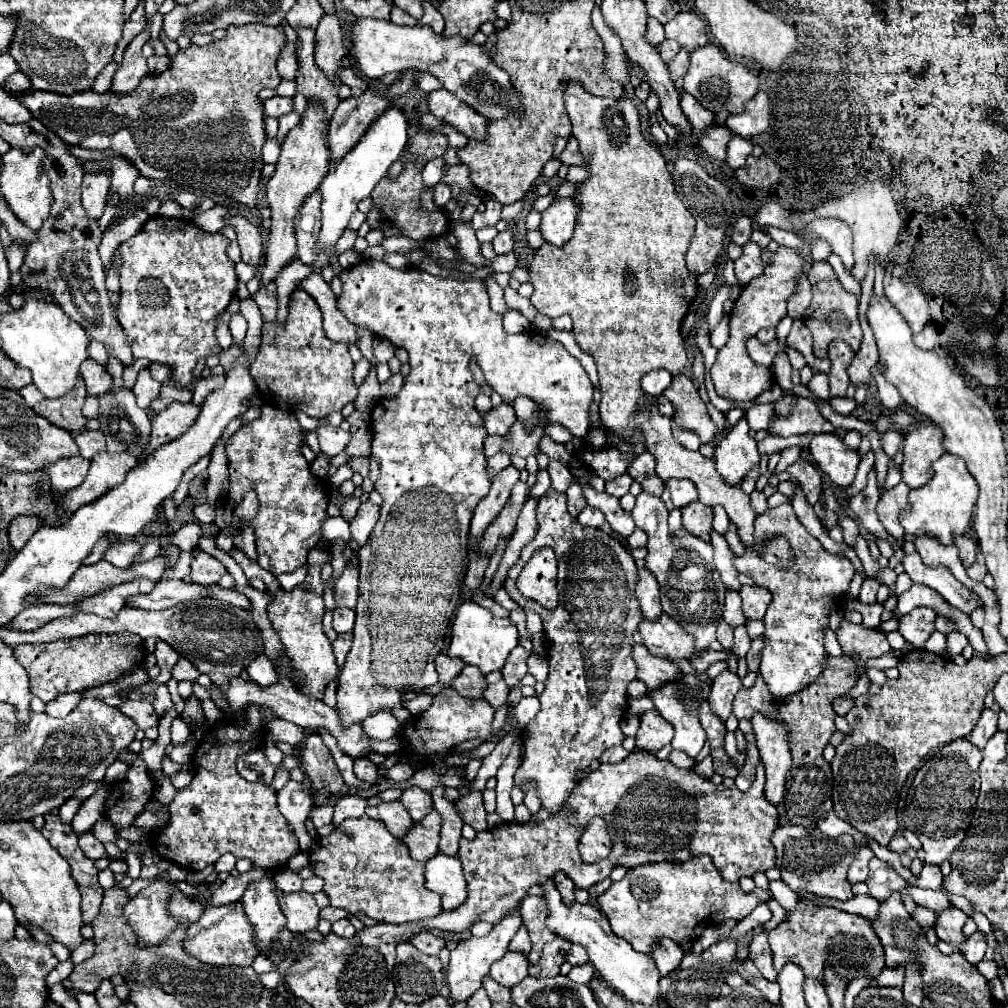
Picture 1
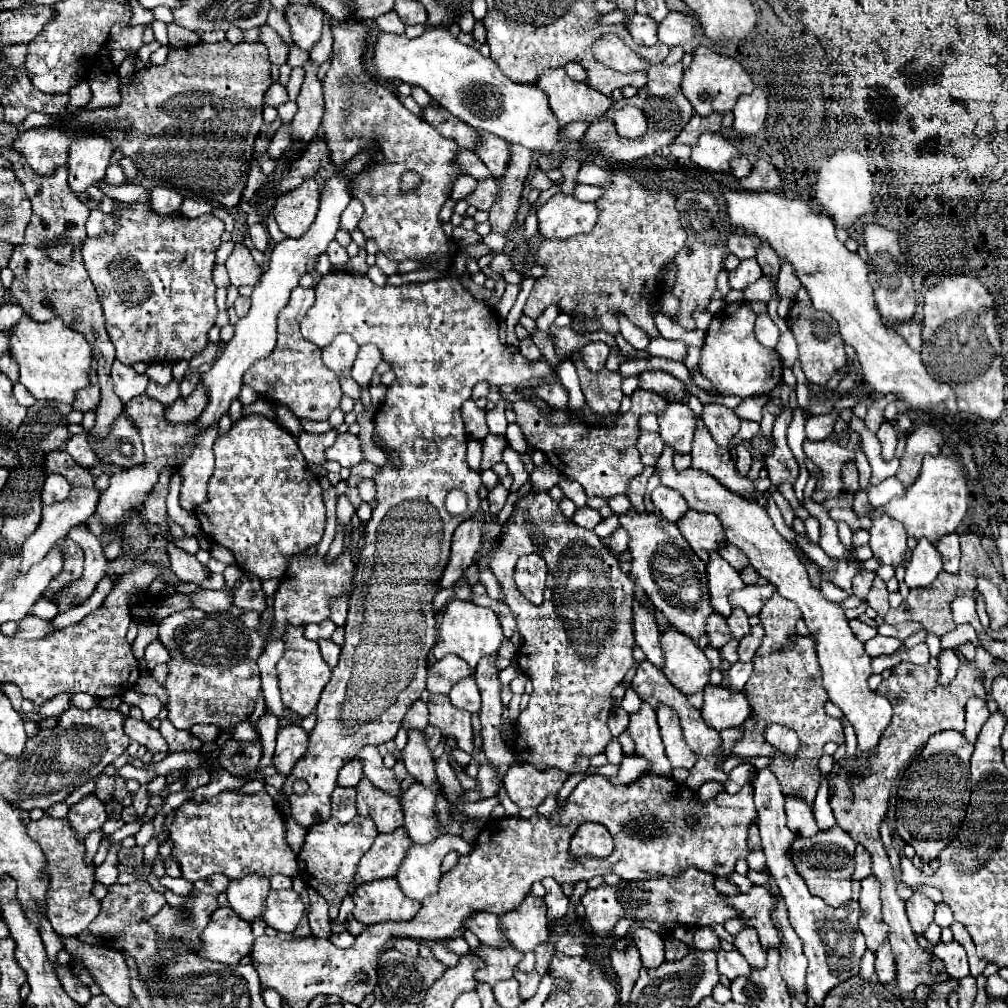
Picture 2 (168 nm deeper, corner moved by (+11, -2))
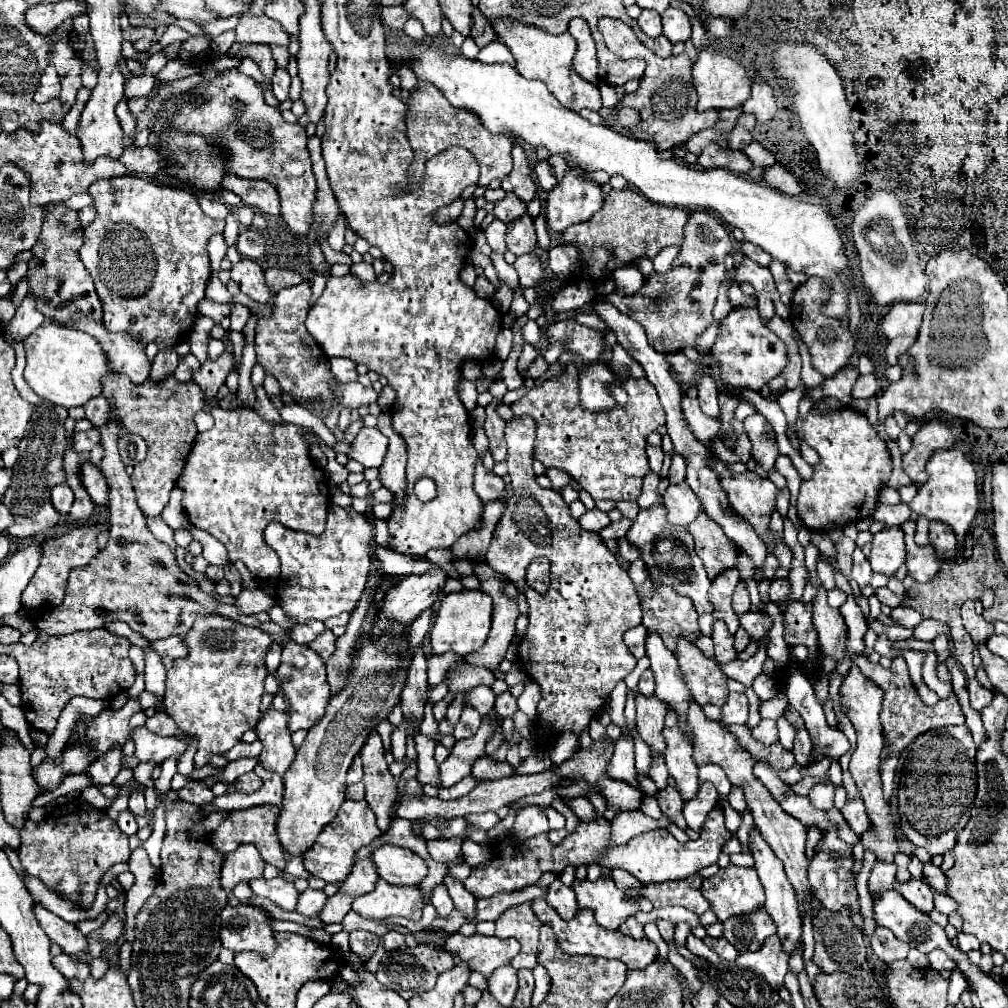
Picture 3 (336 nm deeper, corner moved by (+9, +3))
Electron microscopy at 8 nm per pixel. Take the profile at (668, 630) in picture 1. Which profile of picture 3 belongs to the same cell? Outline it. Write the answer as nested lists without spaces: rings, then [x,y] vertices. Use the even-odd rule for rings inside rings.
[[[685,636],[677,640],[677,662],[683,674],[685,686],[691,690],[691,696],[697,704],[715,704],[721,706],[727,700],[727,676],[721,672],[719,664],[705,658],[703,652],[689,642]]]

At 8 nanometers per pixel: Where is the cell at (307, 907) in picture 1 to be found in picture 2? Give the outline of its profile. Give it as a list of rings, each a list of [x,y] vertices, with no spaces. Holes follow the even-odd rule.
[[[271,889],[265,901],[265,923],[281,933],[293,933],[299,919],[303,917],[305,905],[299,897],[299,893],[295,893],[293,889],[285,889],[285,891],[275,891]]]

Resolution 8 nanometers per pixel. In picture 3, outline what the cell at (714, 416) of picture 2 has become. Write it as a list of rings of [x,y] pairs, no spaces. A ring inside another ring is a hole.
[[[703,374],[697,380],[697,390],[699,390],[699,402],[701,402],[703,414],[711,418],[719,418],[719,392],[711,374]]]

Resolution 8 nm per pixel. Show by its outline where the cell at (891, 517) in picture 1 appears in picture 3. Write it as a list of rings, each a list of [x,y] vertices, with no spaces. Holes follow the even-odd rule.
[[[887,526],[873,536],[871,548],[871,568],[873,572],[883,572],[893,576],[899,566],[905,564],[907,548],[905,548],[905,534],[901,526]]]

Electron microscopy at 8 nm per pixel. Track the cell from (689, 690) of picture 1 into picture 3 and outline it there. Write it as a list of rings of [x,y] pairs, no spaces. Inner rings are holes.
[[[671,710],[665,716],[663,736],[667,742],[665,762],[669,768],[669,776],[677,780],[677,790],[679,790],[681,798],[691,800],[691,798],[695,798],[695,794],[699,790],[697,766],[693,762],[693,744],[679,730],[677,714],[673,714]]]

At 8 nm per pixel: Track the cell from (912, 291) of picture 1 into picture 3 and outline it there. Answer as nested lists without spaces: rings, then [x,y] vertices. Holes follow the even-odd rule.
[[[875,192],[863,208],[855,214],[851,224],[853,242],[861,258],[863,282],[873,294],[879,306],[891,306],[895,302],[917,302],[925,294],[927,278],[923,274],[923,262],[913,248],[913,240],[907,228],[907,216],[903,206],[891,192]]]

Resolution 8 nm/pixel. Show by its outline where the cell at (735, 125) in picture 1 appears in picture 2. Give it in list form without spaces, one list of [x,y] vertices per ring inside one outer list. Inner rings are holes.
[[[755,89],[751,95],[743,95],[737,101],[733,115],[735,115],[733,127],[739,133],[745,135],[757,133],[763,127],[767,117],[767,95],[761,89]]]

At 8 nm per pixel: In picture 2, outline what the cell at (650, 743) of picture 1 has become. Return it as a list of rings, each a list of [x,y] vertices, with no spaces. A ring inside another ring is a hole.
[[[641,703],[641,709],[631,715],[627,731],[637,745],[637,755],[645,757],[657,775],[671,777],[673,769],[671,769],[669,759],[665,757],[655,709],[649,707],[649,703]]]

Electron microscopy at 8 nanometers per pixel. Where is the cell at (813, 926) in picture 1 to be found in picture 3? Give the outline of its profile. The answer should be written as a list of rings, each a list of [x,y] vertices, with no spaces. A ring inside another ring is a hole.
[[[729,866],[703,880],[703,896],[709,898],[717,918],[725,922],[731,916],[753,914],[763,908],[763,886],[753,868]]]

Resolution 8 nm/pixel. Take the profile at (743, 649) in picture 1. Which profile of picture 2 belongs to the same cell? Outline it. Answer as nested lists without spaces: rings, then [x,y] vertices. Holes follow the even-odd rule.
[[[733,607],[733,615],[727,619],[731,631],[733,631],[733,639],[741,639],[743,635],[749,633],[749,617],[745,615],[745,611],[741,611],[741,607]]]

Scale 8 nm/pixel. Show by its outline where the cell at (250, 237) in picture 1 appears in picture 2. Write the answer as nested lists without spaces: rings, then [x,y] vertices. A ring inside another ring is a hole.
[[[237,245],[237,249],[229,255],[225,267],[229,271],[231,285],[235,285],[235,287],[241,287],[241,285],[253,287],[261,279],[261,267],[253,261],[253,257],[245,245]]]

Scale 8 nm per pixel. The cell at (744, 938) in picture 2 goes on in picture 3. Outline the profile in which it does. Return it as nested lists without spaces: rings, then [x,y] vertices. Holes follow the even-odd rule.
[[[757,910],[755,914],[747,914],[743,918],[729,918],[723,926],[723,936],[741,952],[759,950],[765,938],[775,934],[775,924],[765,910]]]

